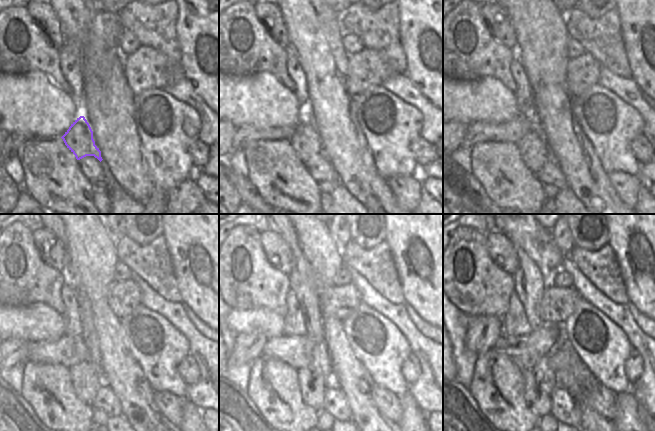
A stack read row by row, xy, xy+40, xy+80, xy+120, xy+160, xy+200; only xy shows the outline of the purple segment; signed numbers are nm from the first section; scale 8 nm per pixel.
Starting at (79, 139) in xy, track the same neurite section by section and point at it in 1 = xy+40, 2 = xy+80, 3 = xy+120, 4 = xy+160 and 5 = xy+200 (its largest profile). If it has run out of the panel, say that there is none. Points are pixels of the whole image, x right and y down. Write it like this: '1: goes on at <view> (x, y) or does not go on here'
1: goes on at xy+40 (305, 141)
2: goes on at xy+80 (533, 149)
3: goes on at xy+120 (86, 378)
4: goes on at xy+160 (312, 383)
5: goes on at xy+200 (539, 382)

